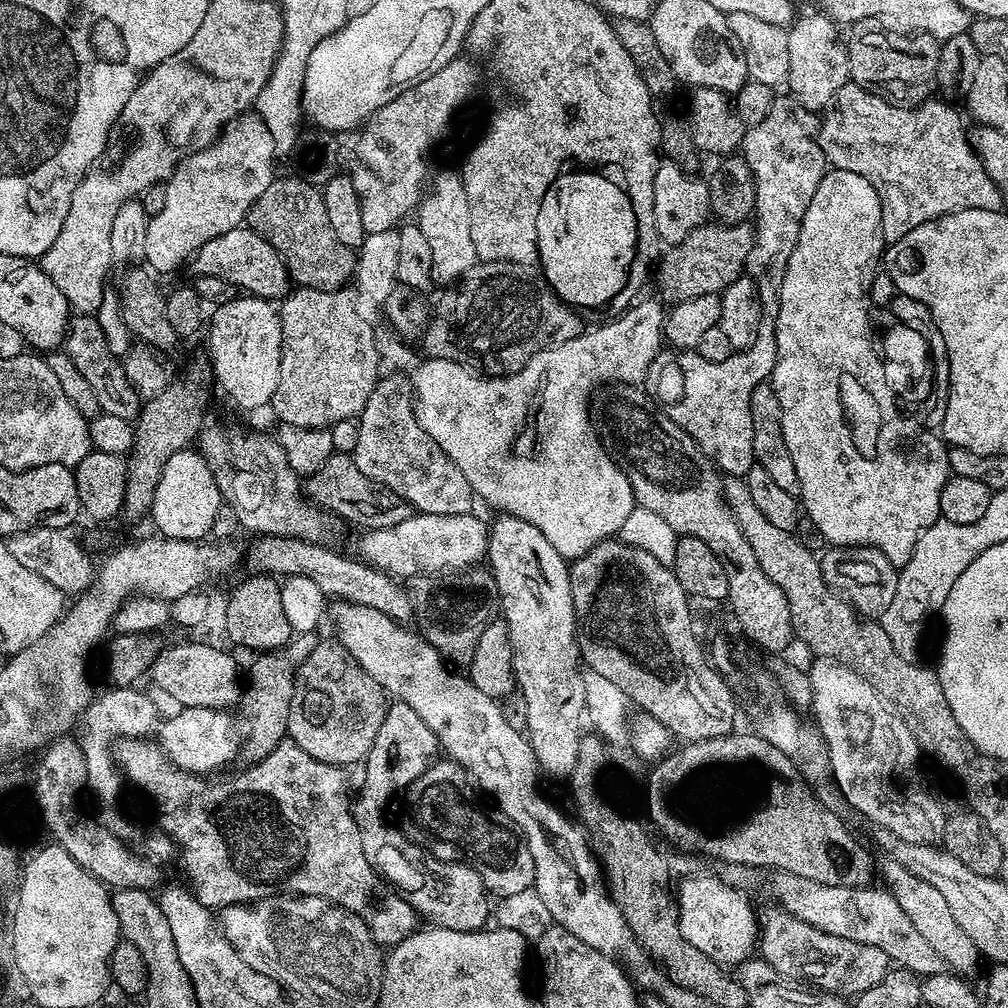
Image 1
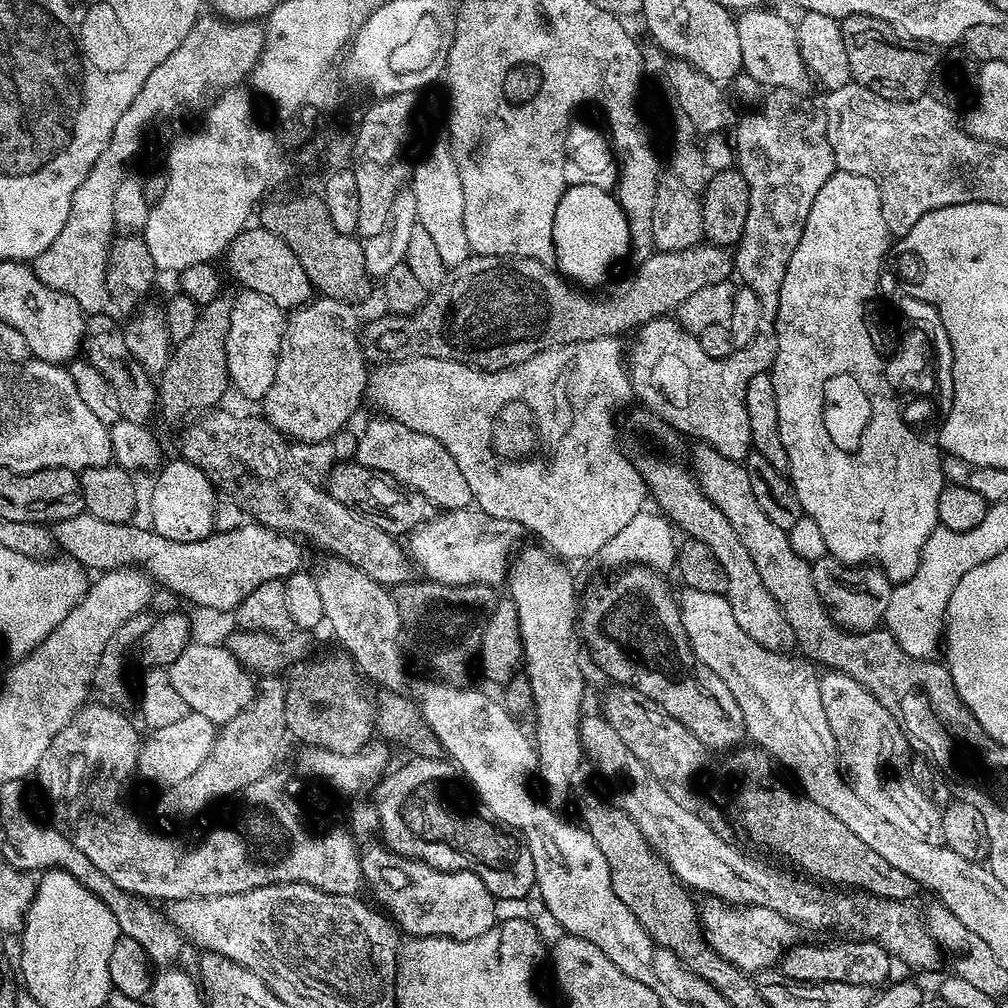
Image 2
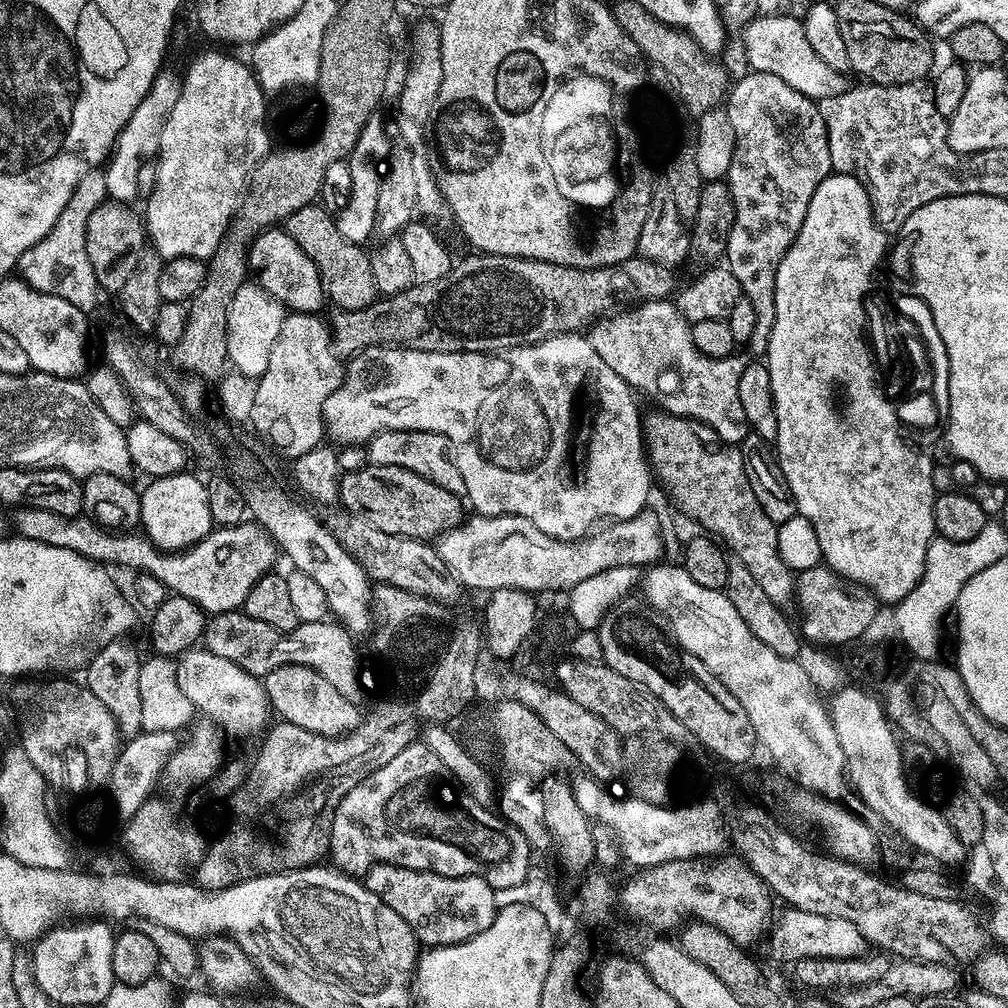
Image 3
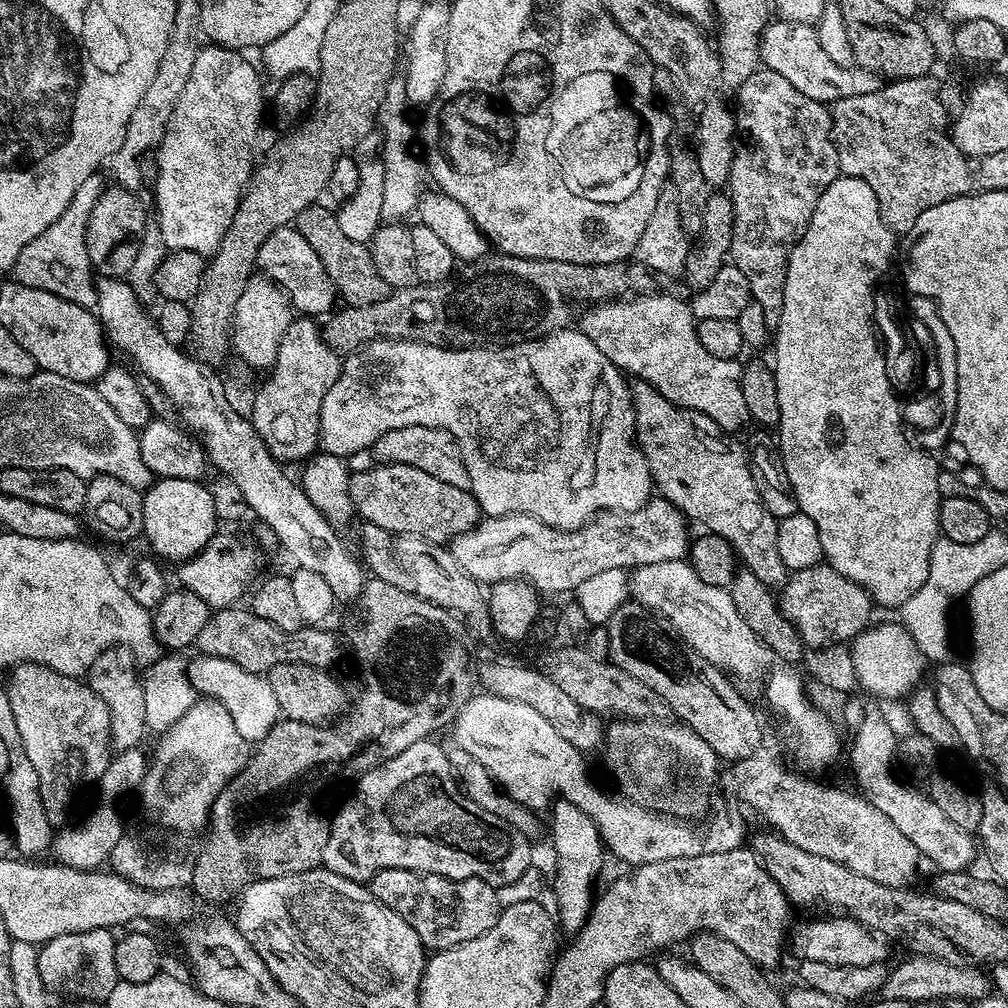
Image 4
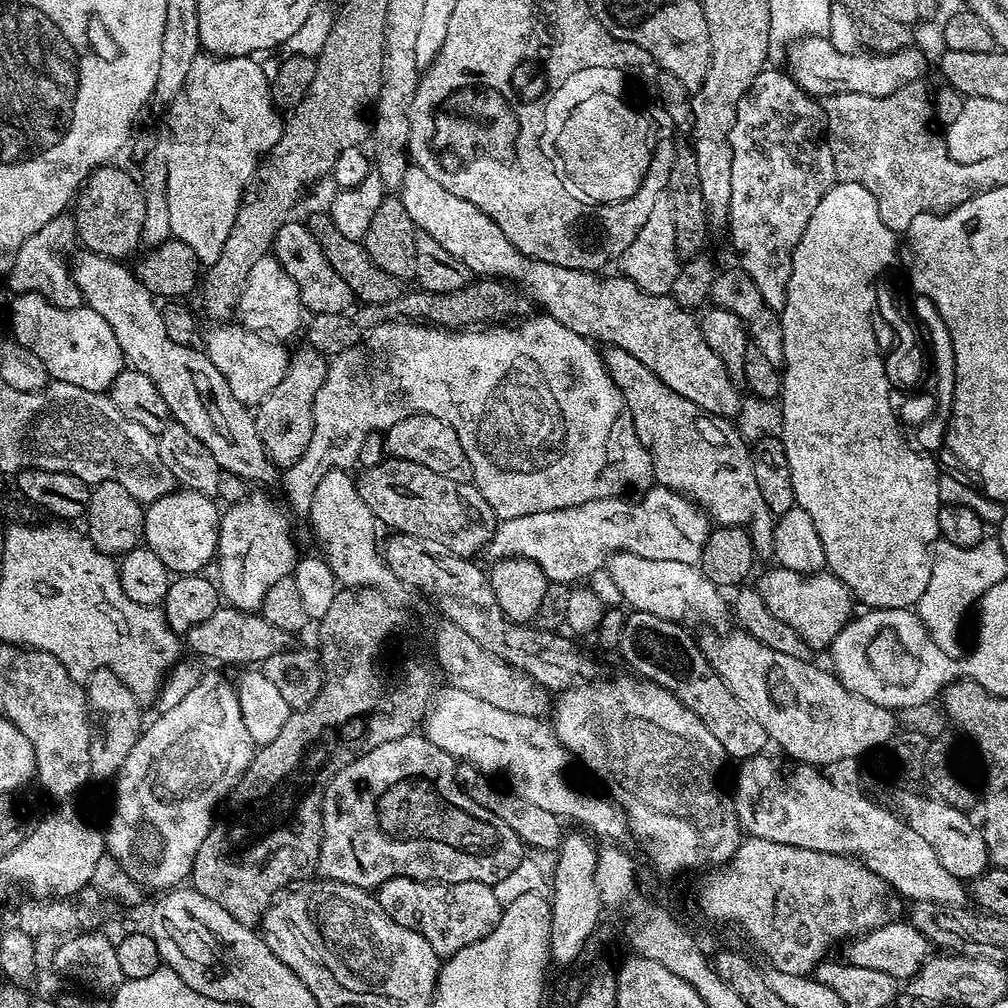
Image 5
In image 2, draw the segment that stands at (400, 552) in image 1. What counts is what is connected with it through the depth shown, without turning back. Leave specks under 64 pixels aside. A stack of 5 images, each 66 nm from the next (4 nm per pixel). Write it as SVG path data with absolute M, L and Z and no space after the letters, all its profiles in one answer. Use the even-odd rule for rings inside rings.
M475 506L453 508L451 510L444 510L439 514L433 515L432 519L426 521L424 524L418 525L416 528L413 528L411 532L407 533L406 551L409 557L411 557L411 559L414 561L415 567L419 569L419 571L421 568L421 570L424 571L423 575L429 580L437 580L440 584L491 584L493 586L500 586L500 583L502 583L502 585L505 583L506 577L509 575L510 557L514 552L512 543L514 543L520 535L522 535L522 529L520 525L513 522L513 520L499 520L490 514L481 512L480 509Z

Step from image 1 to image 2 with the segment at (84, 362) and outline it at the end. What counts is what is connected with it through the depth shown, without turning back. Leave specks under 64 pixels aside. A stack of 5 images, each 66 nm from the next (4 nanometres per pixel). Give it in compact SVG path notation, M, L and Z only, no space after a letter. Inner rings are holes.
M107 311L93 312L84 321L84 343L82 345L83 359L88 360L112 383L112 388L118 398L118 406L123 419L147 425L149 419L158 408L158 388L153 377L126 350L124 329L121 321L116 321L115 315L108 316Z

